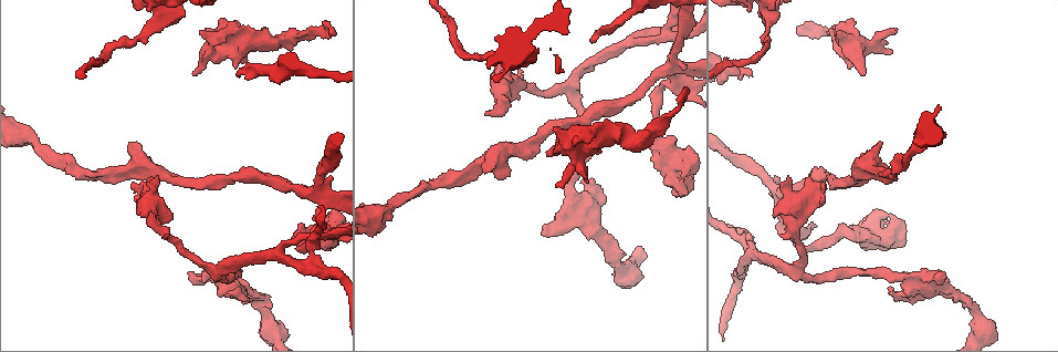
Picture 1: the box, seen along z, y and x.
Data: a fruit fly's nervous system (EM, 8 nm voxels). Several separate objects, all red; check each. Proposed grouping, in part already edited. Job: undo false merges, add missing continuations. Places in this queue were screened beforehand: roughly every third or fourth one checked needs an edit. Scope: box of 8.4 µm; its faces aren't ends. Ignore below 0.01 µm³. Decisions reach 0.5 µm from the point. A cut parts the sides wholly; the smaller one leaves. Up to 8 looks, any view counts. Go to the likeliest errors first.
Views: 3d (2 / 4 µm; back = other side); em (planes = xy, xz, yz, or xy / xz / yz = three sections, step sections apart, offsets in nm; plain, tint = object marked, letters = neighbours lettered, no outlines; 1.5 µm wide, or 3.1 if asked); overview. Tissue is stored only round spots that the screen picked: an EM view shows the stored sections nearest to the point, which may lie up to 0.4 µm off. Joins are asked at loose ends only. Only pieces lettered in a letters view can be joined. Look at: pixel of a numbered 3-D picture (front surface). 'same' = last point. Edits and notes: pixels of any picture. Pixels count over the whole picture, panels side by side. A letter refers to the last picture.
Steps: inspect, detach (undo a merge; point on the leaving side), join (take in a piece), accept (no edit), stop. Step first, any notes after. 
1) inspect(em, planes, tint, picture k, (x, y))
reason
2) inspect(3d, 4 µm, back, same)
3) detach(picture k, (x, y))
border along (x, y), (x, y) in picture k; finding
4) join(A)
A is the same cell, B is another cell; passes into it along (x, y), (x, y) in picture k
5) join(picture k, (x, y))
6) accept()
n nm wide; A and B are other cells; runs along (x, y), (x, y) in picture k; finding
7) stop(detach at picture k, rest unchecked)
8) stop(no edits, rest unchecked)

inspect(em, planes, letters, picture 1, (752, 76))
branch stops here

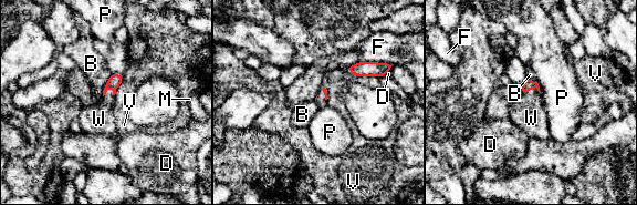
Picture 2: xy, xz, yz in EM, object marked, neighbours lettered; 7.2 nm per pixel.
join(W)
W is the same cell, B, D, F, M, P and V are other cells; passes into it along (528, 83), (531, 89), (528, 112) in picture 2; it goes on there

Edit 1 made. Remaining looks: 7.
inspect(em, planes, letters, picture 1, (882, 143))
branch stops here

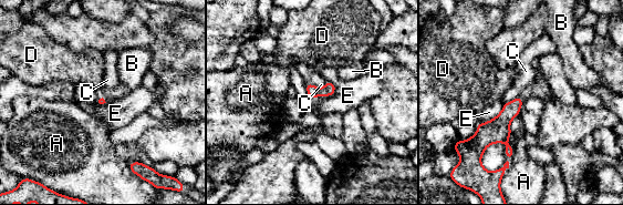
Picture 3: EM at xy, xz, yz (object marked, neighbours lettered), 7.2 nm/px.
accept()
E touches over 240 nm; A, B, C, D and E are other cells; no lettered piece goes on from it

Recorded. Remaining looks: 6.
inspect(3d, 4 µm, picture 1, (676, 80))
arms part here

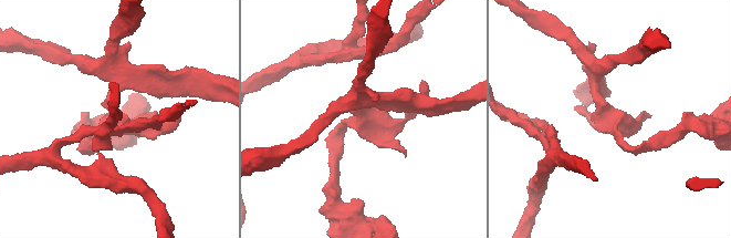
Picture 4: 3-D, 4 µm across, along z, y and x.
inspect(em, planes, letters, picture 4, (613, 116))

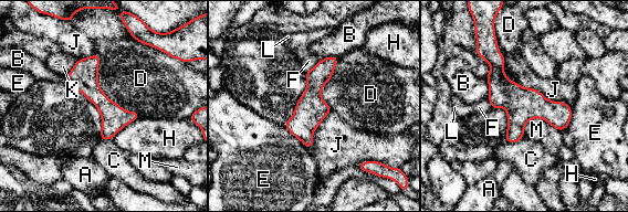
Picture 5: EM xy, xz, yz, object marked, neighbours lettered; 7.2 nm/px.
accept()
D touches over 550 nm; A, B, C, D, E, F, H, J, K, L and M are other cells; runs along (494, 49), (496, 76), (561, 127) in picture 5; continuous, no second neuron

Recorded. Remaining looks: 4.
stop(join at picture 2, rest unchecked)

